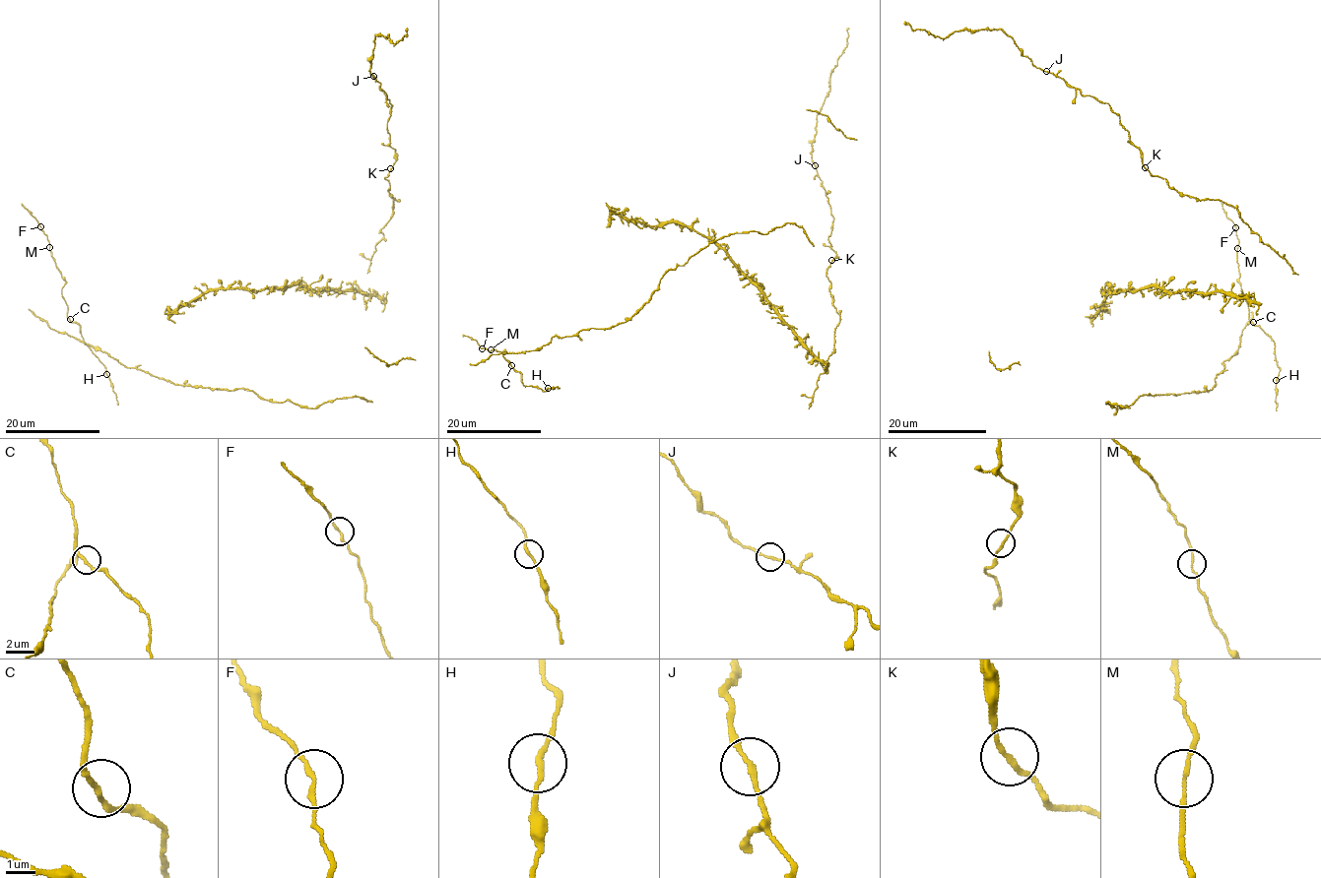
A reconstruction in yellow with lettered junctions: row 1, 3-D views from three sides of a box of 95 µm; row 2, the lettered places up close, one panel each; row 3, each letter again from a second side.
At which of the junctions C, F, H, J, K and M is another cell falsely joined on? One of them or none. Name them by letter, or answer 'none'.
none

